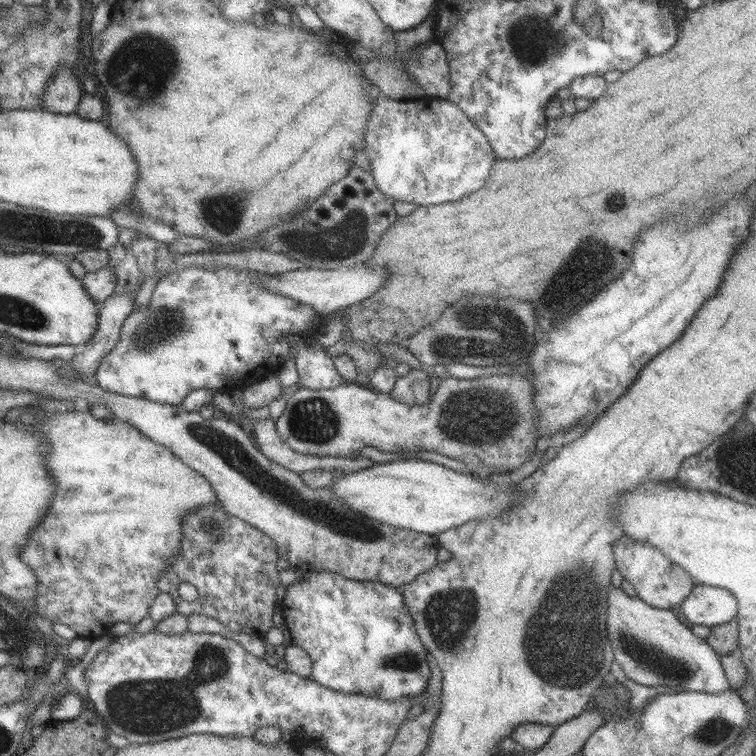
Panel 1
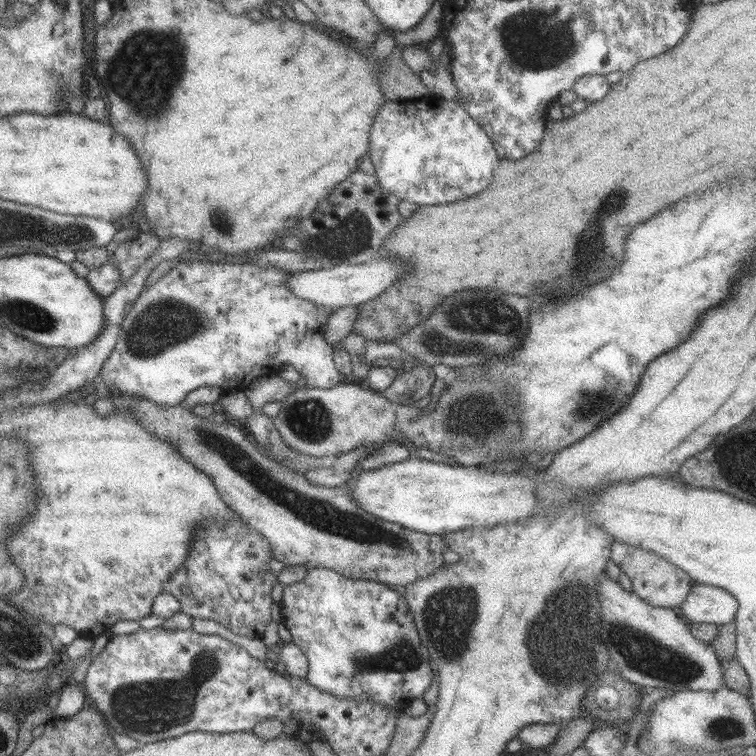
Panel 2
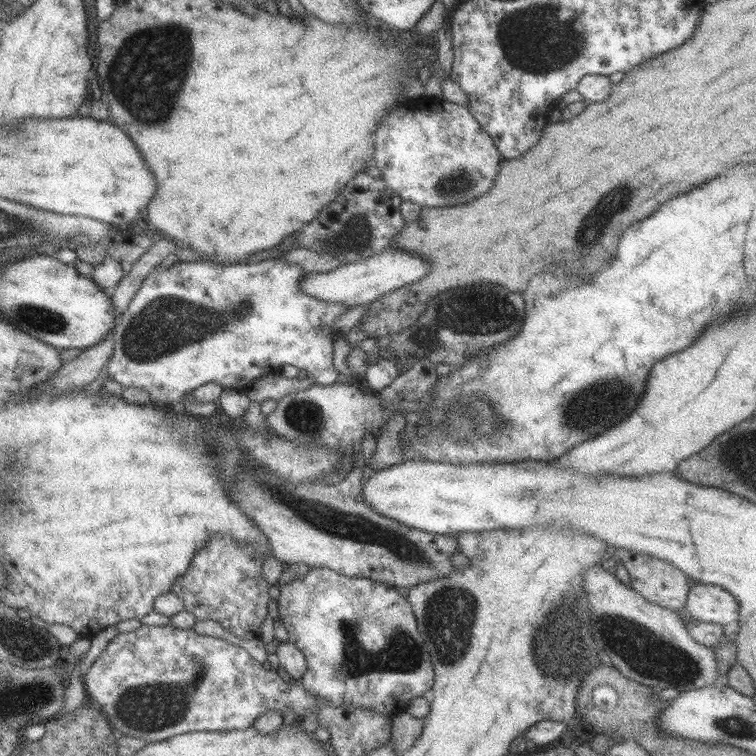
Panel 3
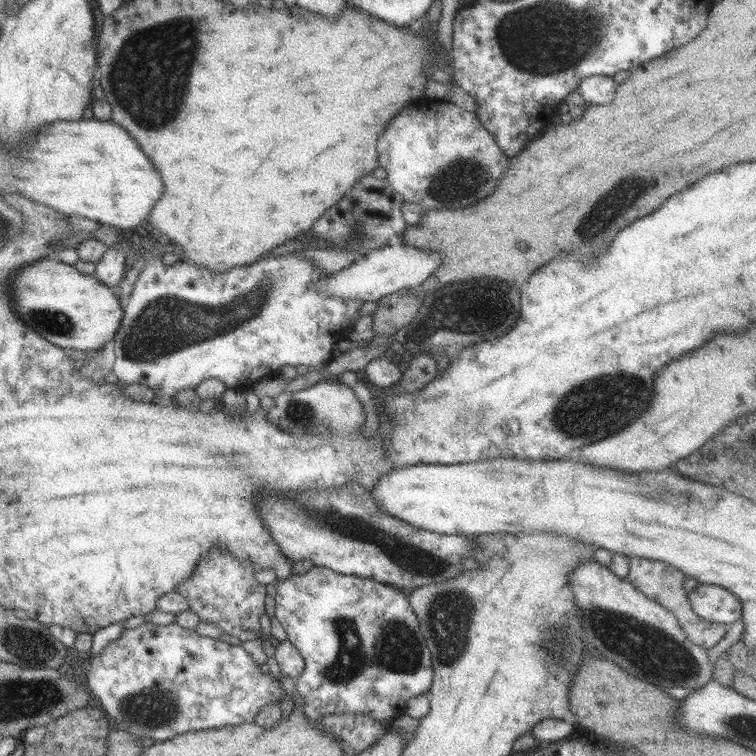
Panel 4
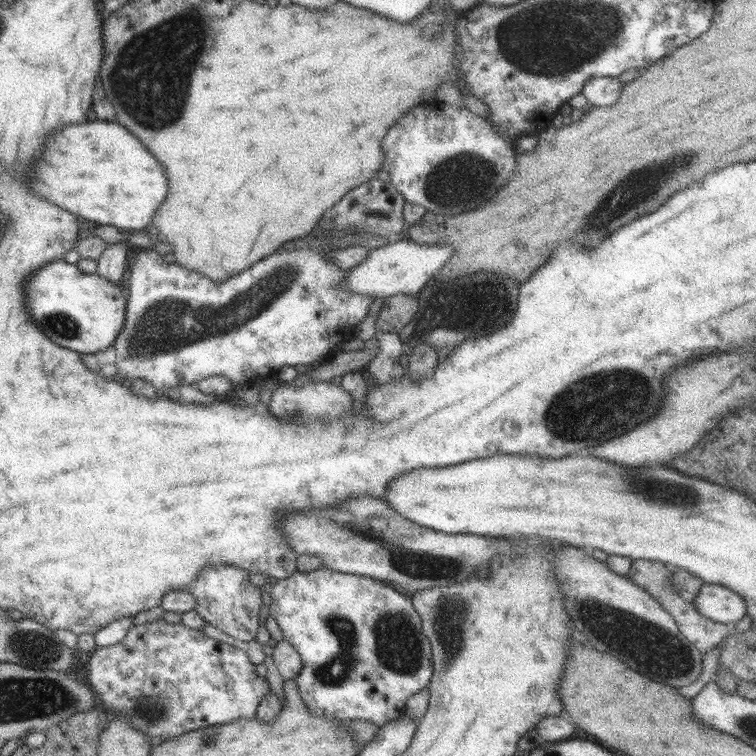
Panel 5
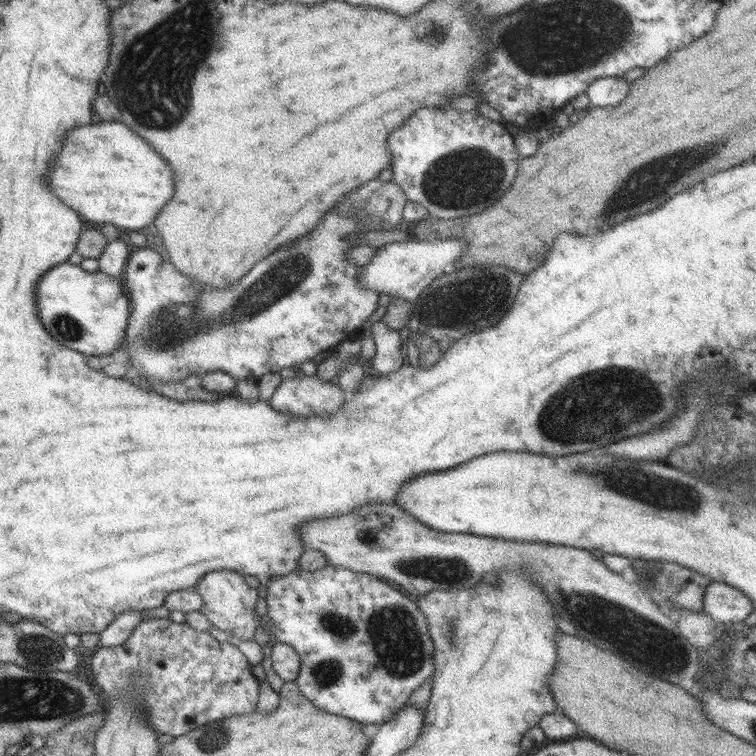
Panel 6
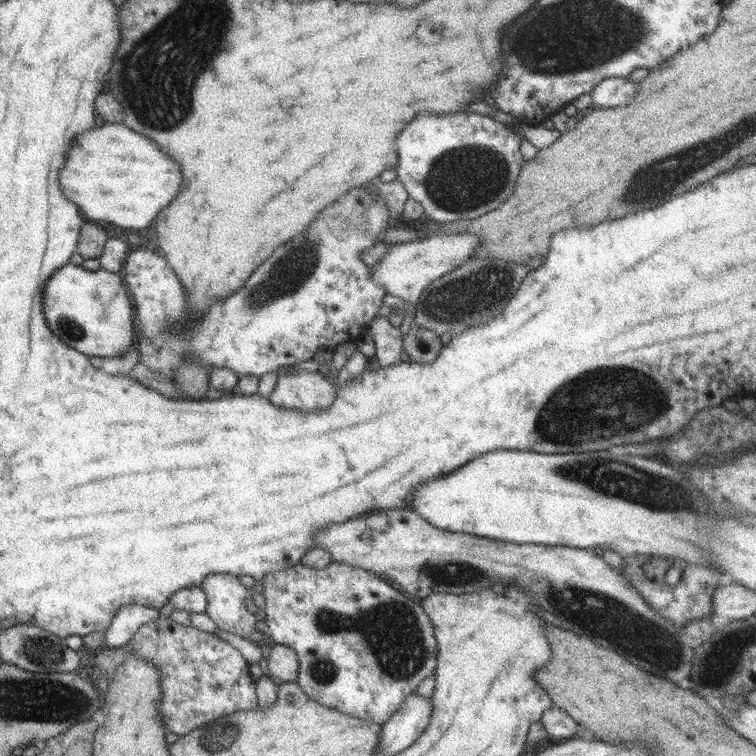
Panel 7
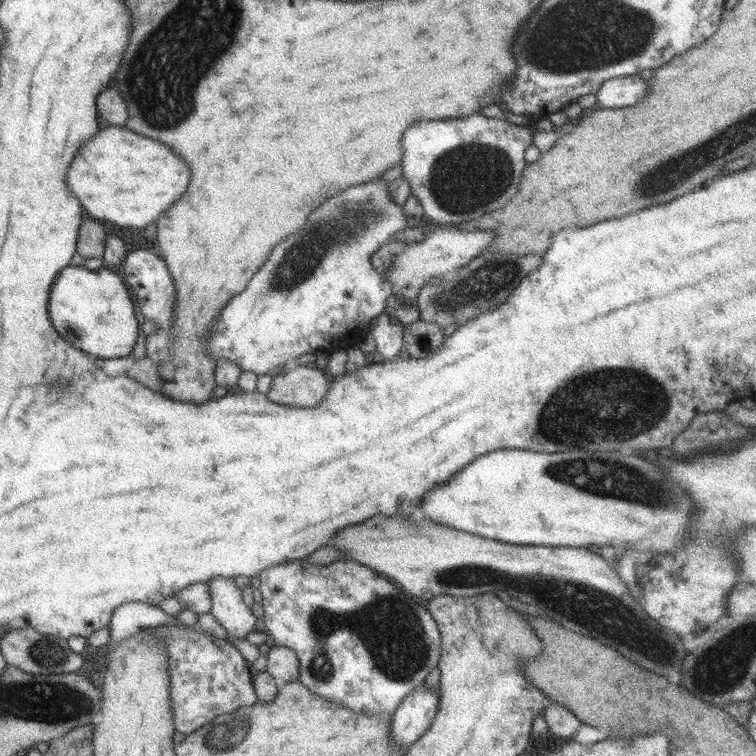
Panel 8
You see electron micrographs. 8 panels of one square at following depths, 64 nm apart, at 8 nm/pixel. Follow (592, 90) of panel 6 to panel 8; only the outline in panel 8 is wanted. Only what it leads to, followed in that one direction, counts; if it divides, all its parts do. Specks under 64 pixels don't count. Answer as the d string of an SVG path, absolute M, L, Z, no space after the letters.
M637 74L605 80L595 92L596 105L603 109L619 111L633 106L647 94L647 81Z

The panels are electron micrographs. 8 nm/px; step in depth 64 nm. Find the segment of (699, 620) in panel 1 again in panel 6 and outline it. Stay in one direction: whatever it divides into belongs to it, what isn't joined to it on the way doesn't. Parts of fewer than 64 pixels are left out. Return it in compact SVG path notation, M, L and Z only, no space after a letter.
M719 581L707 584L703 592L703 610L711 619L721 624L744 621L753 610L751 599L735 587Z

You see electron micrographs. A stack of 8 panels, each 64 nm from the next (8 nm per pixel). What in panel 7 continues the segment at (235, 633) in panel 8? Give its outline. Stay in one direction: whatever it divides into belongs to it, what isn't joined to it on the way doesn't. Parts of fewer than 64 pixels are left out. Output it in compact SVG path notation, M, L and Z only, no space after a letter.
M209 574L201 580L207 606L205 613L215 628L249 639L255 629L255 616L245 607L245 598L253 598L253 589L245 588L237 576L231 574Z

